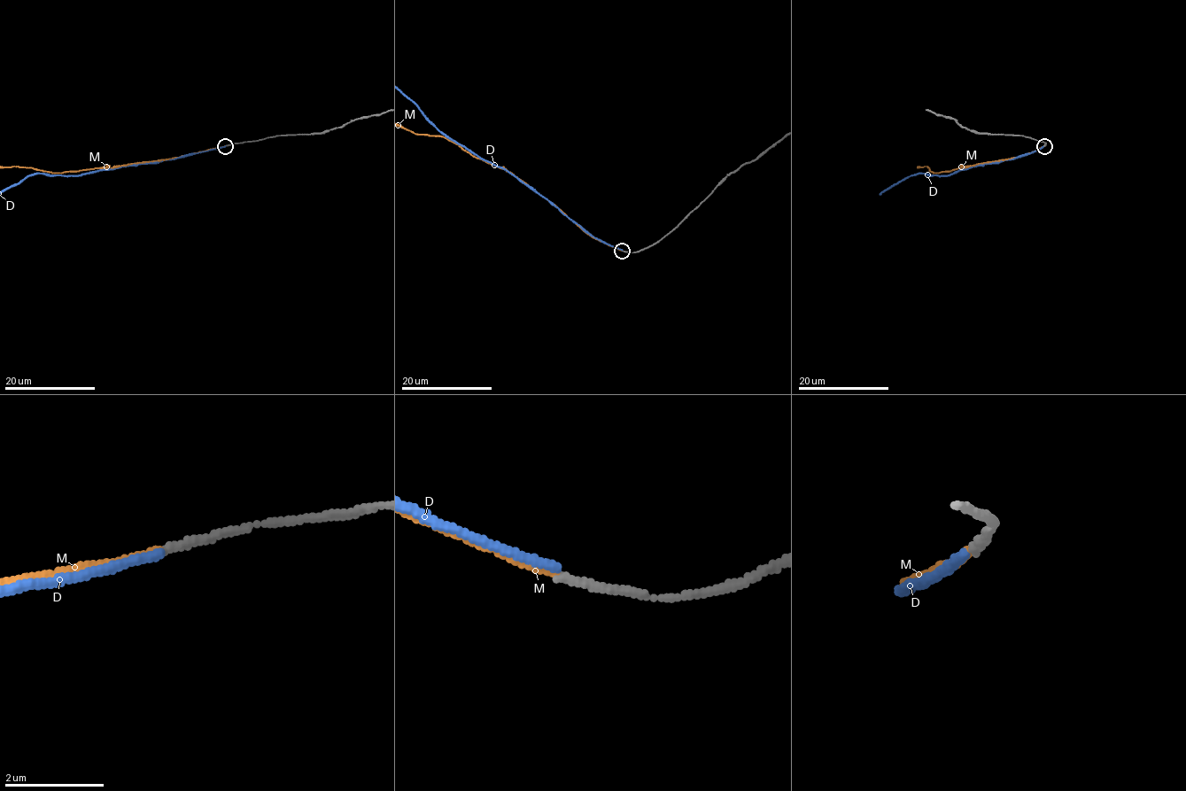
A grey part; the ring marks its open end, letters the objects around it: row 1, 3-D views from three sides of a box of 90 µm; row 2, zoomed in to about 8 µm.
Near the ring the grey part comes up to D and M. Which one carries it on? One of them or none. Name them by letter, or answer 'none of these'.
M

